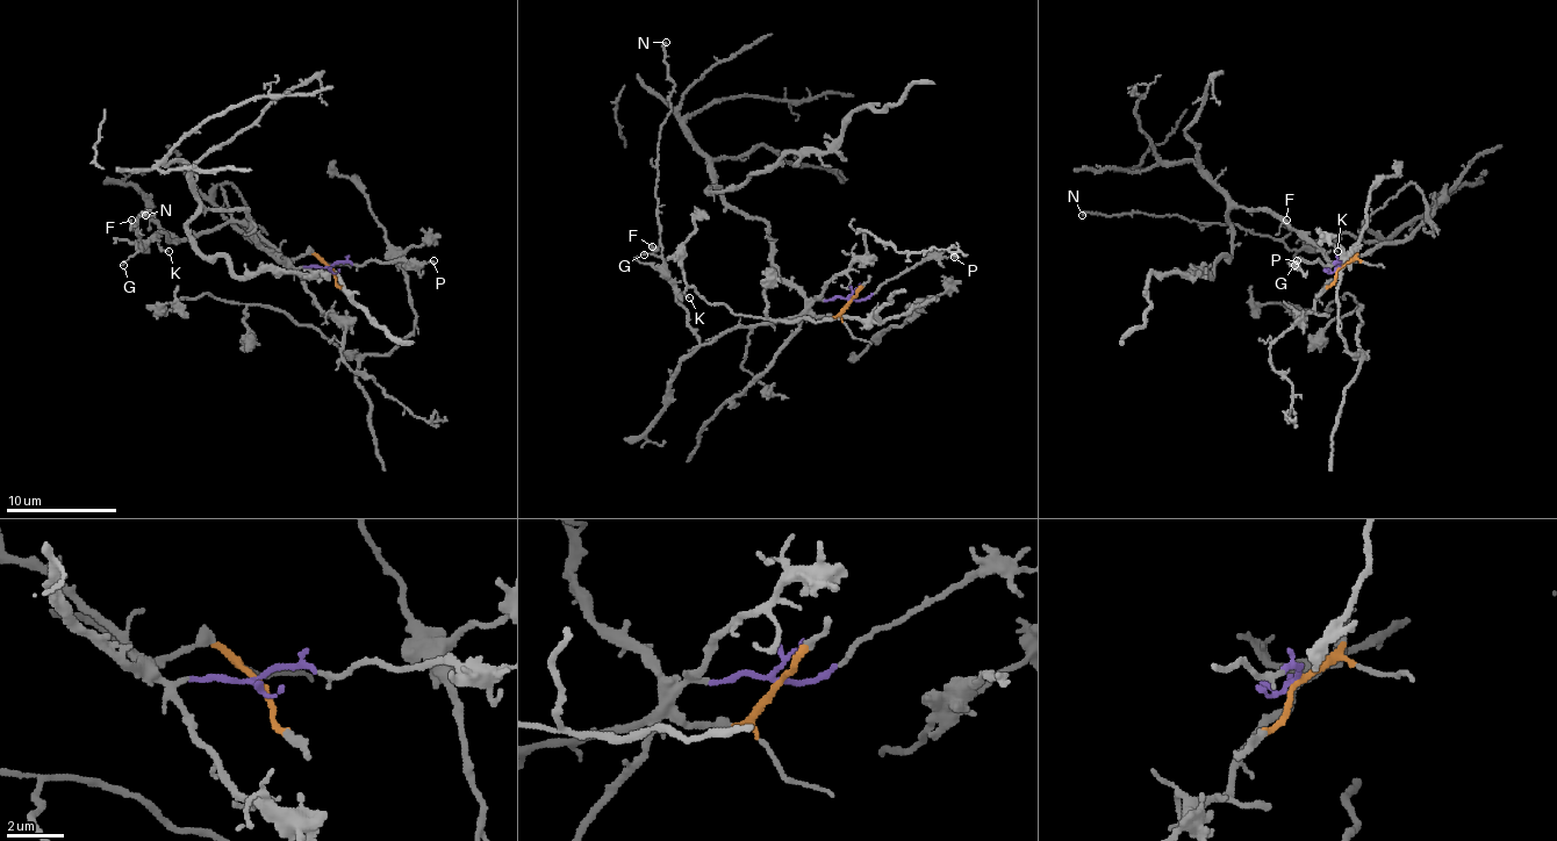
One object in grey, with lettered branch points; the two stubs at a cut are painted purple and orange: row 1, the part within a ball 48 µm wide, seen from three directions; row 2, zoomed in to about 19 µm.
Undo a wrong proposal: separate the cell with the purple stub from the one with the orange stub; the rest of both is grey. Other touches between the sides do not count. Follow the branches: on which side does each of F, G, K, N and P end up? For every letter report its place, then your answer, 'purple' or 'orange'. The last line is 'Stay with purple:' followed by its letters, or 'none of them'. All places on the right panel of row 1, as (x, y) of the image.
F: (1286, 220) | purple
G: (1294, 265) | purple
K: (1337, 251) | purple
N: (1082, 215) | purple
P: (1297, 260) | purple
Stay with purple: F, G, K, N, P

